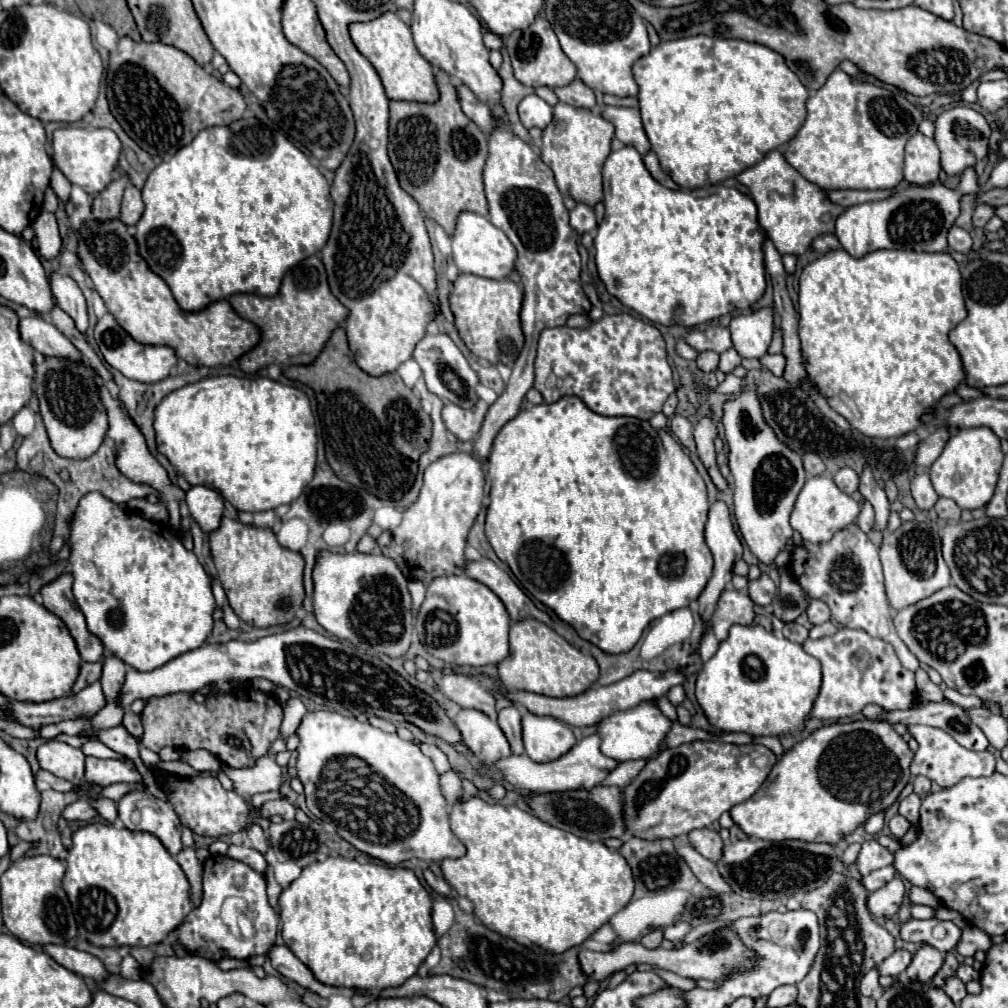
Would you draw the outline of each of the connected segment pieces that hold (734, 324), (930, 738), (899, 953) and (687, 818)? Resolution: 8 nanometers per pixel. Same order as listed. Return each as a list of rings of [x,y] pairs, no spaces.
[[[762,308],[752,314],[734,316],[730,322],[730,334],[734,348],[742,358],[760,358],[766,354],[772,340],[772,308]]]
[[[916,726],[916,728],[908,728],[908,732],[918,740],[920,748],[916,750],[914,754],[914,760],[912,760],[912,776],[926,776],[930,780],[934,780],[940,788],[952,788],[956,786],[962,778],[966,776],[972,776],[972,778],[978,778],[978,776],[992,776],[994,770],[996,770],[996,760],[990,752],[974,752],[974,750],[968,750],[964,746],[960,746],[950,734],[946,734],[944,730],[940,728],[932,728],[932,726]]]
[[[896,950],[892,952],[880,966],[880,974],[886,976],[898,976],[900,972],[904,972],[908,968],[908,964],[912,962],[912,954],[908,950]]]
[[[690,742],[678,748],[666,748],[656,760],[650,760],[640,774],[624,788],[624,830],[628,836],[642,840],[662,840],[690,834],[696,828],[706,828],[720,818],[722,812],[748,800],[772,770],[776,756],[766,746],[736,746],[726,742]]]

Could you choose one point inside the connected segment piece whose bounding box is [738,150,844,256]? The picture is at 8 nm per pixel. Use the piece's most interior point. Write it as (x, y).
(792, 211)

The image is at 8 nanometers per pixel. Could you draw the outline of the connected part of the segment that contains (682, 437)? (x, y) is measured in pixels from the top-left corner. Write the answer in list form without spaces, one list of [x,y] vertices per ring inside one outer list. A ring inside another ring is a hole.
[[[672,416],[670,426],[672,426],[672,432],[678,436],[680,444],[686,446],[692,454],[696,454],[696,442],[694,442],[694,436],[692,436],[692,424],[690,424],[690,420],[686,420],[682,416]]]

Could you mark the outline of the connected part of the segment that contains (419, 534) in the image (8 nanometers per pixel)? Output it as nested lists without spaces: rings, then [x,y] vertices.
[[[448,454],[432,462],[424,472],[424,486],[418,500],[404,512],[404,518],[394,532],[384,532],[376,542],[384,556],[396,560],[408,580],[430,584],[444,574],[464,574],[468,532],[482,508],[484,472],[482,462],[472,454]]]

